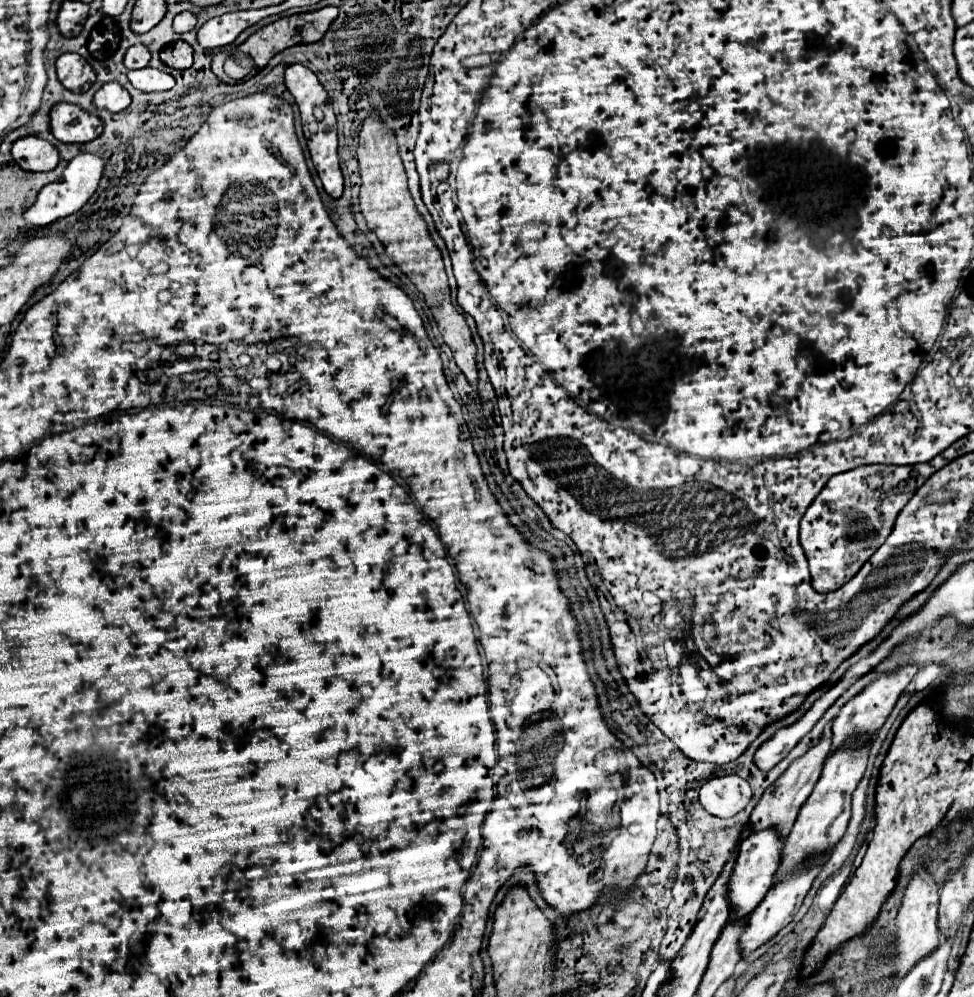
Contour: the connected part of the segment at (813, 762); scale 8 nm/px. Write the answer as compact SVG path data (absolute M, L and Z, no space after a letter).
M832 722L824 728L818 744L814 744L806 754L796 758L788 766L788 770L762 794L762 798L758 800L758 804L756 804L756 808L752 810L752 816L750 816L752 832L756 832L758 828L770 828L770 824L778 824L778 828L782 828L782 836L790 834L790 824L794 824L800 806L806 802L806 798L814 790L830 748L832 748Z

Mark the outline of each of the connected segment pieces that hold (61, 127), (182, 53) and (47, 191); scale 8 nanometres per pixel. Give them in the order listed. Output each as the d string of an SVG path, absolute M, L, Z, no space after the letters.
M56 104L50 112L50 132L60 142L84 144L102 134L102 122L74 104Z
M182 40L172 42L160 52L160 60L170 68L186 70L192 66L192 48Z
M78 154L76 158L72 158L62 174L62 178L58 182L52 182L52 184L46 184L40 192L38 192L38 198L36 202L24 212L24 220L32 226L46 226L50 222L56 222L64 216L70 216L74 212L78 212L86 200L94 194L94 190L98 188L98 182L102 178L102 168L104 168L104 162L100 156L96 154Z

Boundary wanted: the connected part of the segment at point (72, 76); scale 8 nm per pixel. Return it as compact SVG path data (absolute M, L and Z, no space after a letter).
M62 54L56 60L56 70L58 80L70 92L86 92L96 80L92 66L78 54Z

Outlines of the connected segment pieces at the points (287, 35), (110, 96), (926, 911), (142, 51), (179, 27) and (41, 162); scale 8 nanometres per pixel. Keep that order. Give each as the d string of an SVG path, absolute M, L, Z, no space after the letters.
M324 6L320 10L314 10L314 12L304 12L304 14L294 14L294 16L286 16L286 18L280 18L264 28L260 28L258 32L254 32L246 42L242 42L236 50L238 52L246 52L248 56L252 56L256 68L264 68L270 58L278 52L282 52L284 48L288 46L294 46L294 44L310 44L310 42L318 42L324 32L328 30L328 26L332 24L332 20L338 16L338 8L336 6Z
M116 82L104 84L96 94L94 94L94 106L98 110L108 110L108 112L120 112L130 106L130 94Z
M916 868L910 876L910 882L906 886L904 898L902 898L902 906L898 910L898 918L896 918L896 954L898 954L898 962L896 962L896 972L898 976L904 976L922 956L930 954L934 948L938 948L940 944L940 930L938 930L938 884L934 882L932 874L926 868Z
M136 44L132 48L128 48L126 56L124 56L124 66L128 70L136 70L136 68L146 68L150 60L150 52L148 48L144 48L142 44Z
M180 12L176 18L174 18L174 32L176 34L182 34L182 32L190 32L192 28L196 26L196 16L192 12Z
M38 136L18 138L12 144L12 158L14 162L28 172L46 172L54 170L58 164L58 150Z

